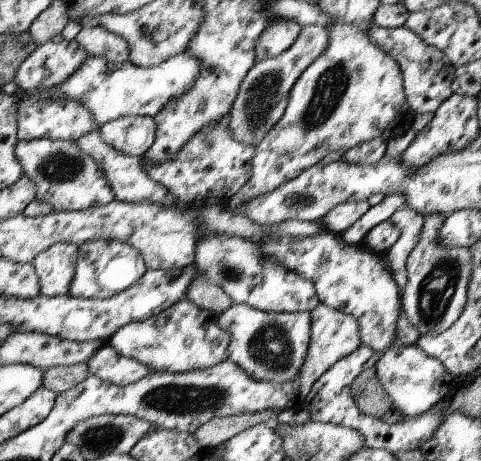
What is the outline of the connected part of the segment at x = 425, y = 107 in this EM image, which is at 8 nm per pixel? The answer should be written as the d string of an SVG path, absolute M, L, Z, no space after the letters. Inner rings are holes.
M373 22L369 27L368 34L376 46L386 51L399 64L406 100L410 105L412 114L435 113L440 105L454 93L451 89L454 66L442 50L428 45L420 36L406 27L387 29L379 27Z

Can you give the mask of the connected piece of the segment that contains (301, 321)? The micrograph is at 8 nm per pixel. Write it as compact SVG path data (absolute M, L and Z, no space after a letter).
M234 303L216 322L231 336L227 358L257 381L285 383L299 376L311 341L311 314L269 313L246 303Z

